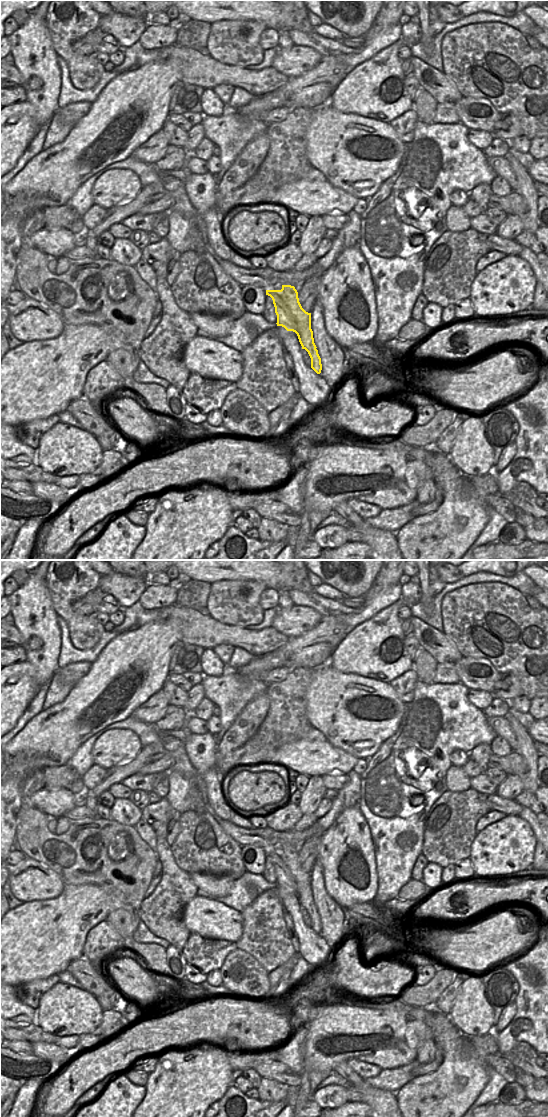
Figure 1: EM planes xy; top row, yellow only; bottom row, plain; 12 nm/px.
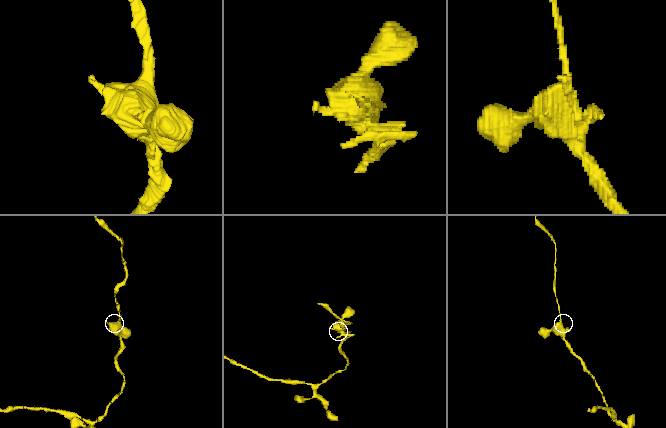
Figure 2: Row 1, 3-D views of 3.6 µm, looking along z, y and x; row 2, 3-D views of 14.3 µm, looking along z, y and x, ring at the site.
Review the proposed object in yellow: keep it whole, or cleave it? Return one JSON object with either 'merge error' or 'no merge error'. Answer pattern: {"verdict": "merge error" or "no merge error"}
{"verdict": "merge error"}

